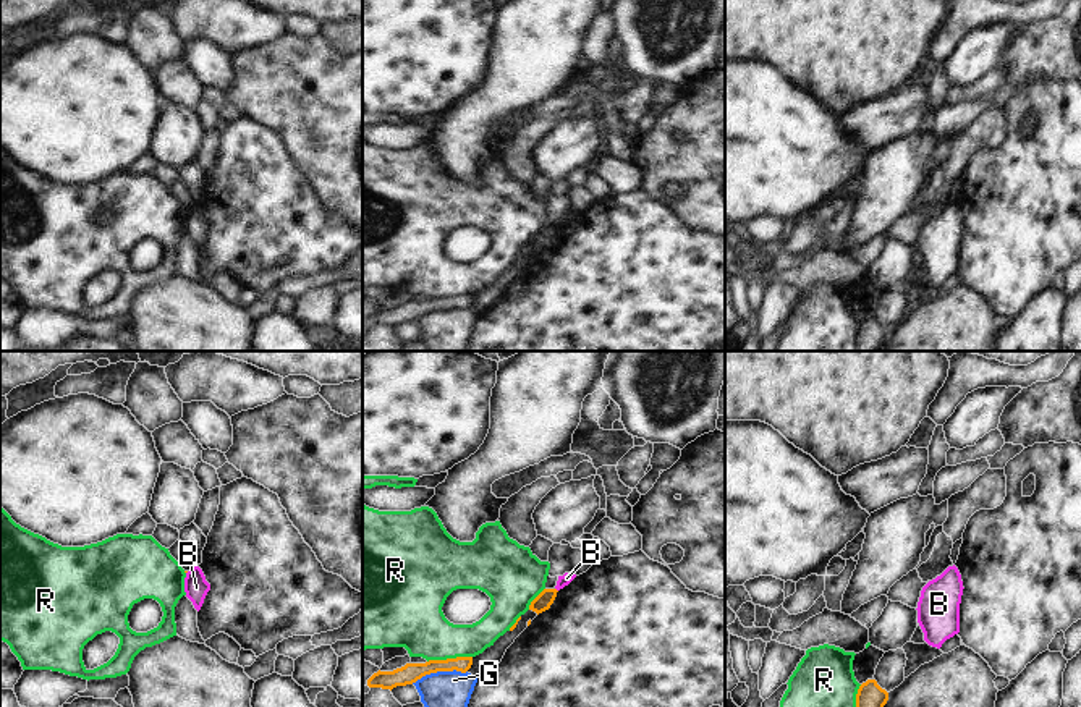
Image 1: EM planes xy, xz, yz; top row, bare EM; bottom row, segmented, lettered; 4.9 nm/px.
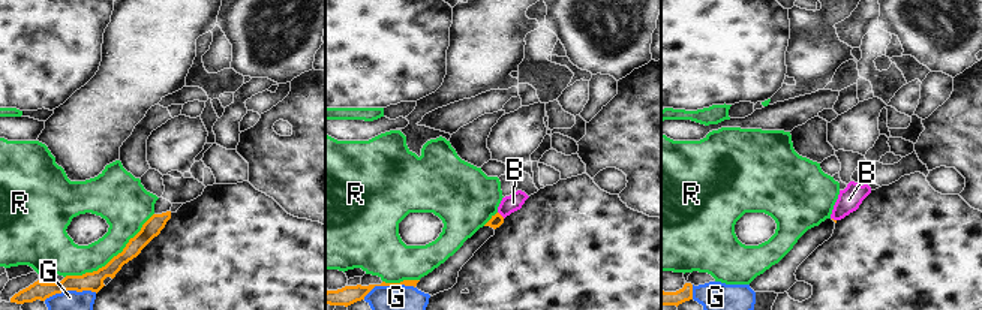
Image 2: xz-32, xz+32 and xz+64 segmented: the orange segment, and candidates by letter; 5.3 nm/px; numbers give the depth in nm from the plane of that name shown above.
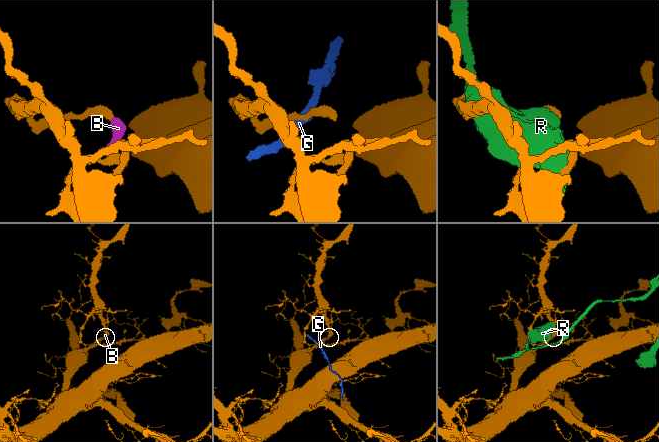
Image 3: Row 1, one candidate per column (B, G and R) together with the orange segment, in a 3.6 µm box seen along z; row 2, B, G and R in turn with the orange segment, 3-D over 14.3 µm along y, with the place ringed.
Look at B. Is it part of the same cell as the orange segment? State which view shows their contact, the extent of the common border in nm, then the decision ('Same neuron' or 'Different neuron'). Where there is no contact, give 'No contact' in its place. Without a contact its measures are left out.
No contact. Different neuron.

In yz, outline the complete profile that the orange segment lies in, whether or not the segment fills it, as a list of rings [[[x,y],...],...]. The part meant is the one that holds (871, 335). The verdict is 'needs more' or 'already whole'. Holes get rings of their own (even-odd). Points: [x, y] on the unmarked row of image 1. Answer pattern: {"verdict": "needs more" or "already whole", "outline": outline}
{"verdict": "already whole", "outline": [[[875,317],[863,320],[856,332],[858,351],[880,351],[888,338],[888,330]]]}

